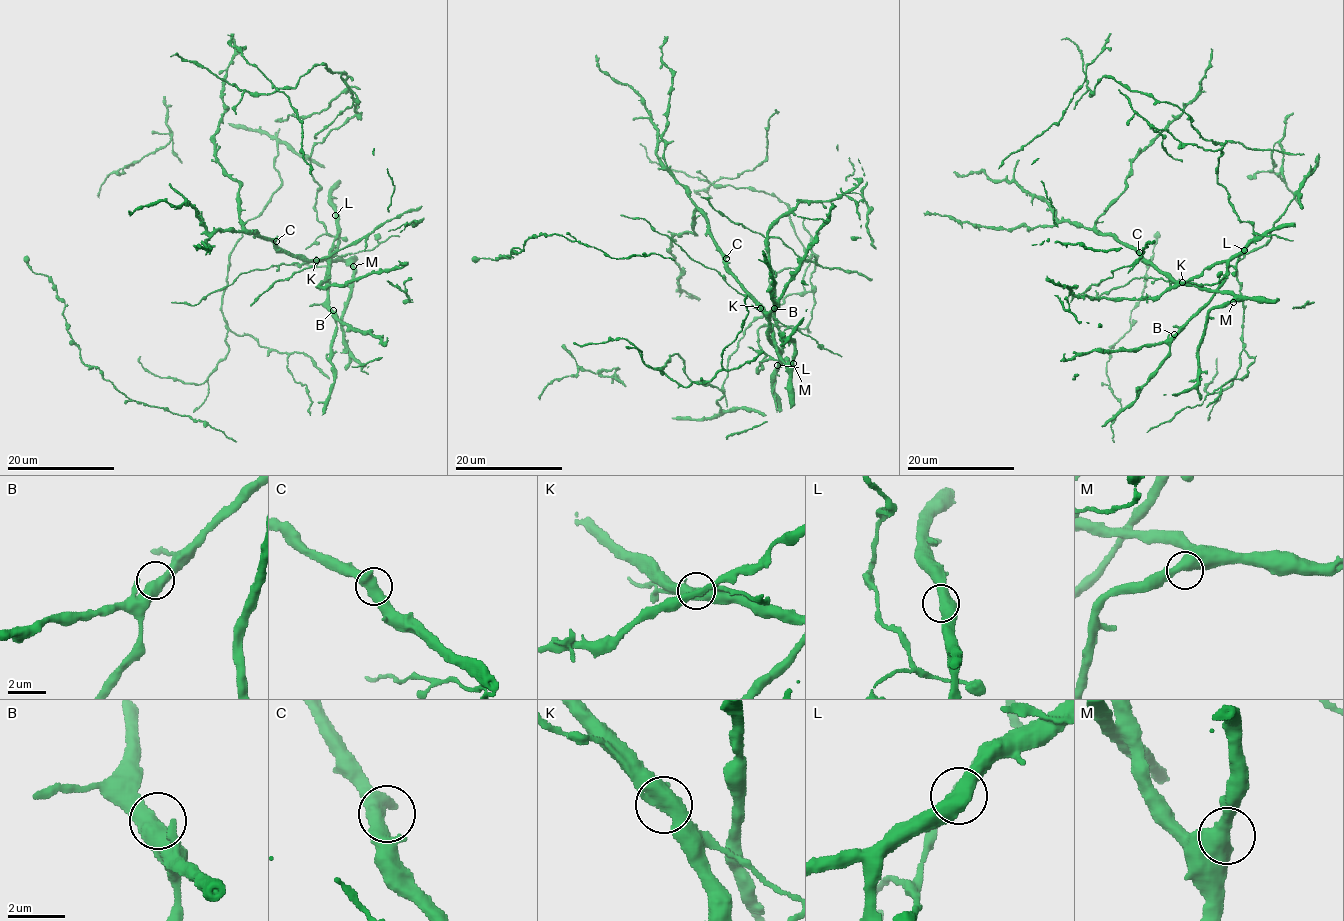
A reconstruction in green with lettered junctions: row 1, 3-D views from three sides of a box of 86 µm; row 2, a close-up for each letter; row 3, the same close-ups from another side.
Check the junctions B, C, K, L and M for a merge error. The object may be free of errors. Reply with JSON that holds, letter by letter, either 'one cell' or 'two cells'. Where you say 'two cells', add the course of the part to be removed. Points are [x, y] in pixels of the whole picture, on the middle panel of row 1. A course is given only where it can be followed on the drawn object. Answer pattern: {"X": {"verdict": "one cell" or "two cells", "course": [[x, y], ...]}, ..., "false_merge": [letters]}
{"B": {"verdict": "one cell"}, "C": {"verdict": "one cell"}, "K": {"verdict": "two cells", "course": [[760, 307], [748, 296], [739, 294], [717, 271], [705, 267], [644, 219], [620, 214]]}, "L": {"verdict": "one cell"}, "M": {"verdict": "one cell"}, "false_merge": ["K"]}

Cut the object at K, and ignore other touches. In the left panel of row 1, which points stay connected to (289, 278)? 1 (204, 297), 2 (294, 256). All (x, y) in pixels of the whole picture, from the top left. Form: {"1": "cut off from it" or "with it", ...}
{"1": "cut off from it", "2": "with it"}

